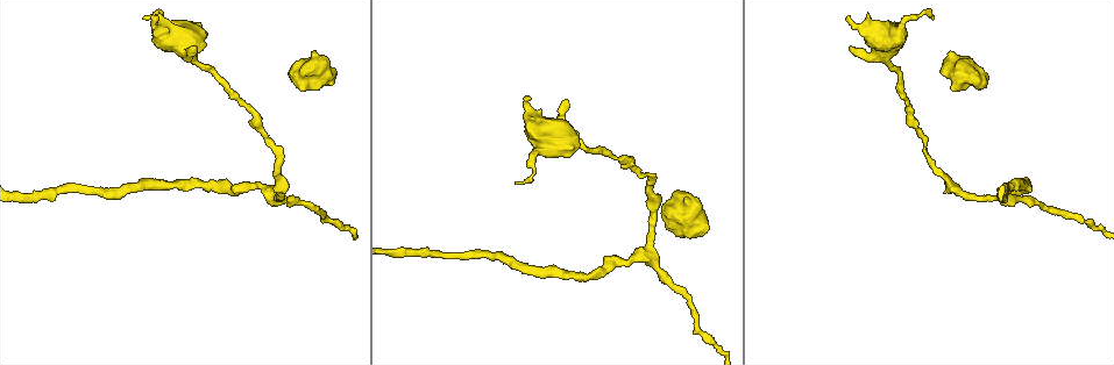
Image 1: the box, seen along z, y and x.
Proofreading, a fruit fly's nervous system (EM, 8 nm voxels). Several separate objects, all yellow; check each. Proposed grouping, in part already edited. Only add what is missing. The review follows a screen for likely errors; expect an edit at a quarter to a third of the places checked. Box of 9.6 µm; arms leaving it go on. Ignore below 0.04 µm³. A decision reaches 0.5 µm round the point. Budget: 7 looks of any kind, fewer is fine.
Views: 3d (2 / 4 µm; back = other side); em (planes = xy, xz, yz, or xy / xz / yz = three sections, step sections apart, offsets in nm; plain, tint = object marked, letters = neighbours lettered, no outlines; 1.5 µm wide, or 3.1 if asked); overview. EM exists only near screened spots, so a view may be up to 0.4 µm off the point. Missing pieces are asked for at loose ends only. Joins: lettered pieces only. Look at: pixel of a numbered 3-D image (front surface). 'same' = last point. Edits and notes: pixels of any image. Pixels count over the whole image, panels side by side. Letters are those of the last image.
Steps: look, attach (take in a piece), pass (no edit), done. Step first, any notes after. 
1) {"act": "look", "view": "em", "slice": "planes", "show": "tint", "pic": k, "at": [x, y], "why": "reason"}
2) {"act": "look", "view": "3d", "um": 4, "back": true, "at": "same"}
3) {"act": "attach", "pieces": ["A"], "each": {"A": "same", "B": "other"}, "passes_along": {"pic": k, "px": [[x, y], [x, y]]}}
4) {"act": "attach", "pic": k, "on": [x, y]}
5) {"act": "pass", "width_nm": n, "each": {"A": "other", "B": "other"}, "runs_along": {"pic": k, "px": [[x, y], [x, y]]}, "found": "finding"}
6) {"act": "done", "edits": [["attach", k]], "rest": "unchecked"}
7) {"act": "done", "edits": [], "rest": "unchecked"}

{"act": "look", "view": "em", "um": 3.1, "slice": "xy", "step": 16, "show": "letters", "pic": 1, "at": [684, 196], "why": "thick end"}

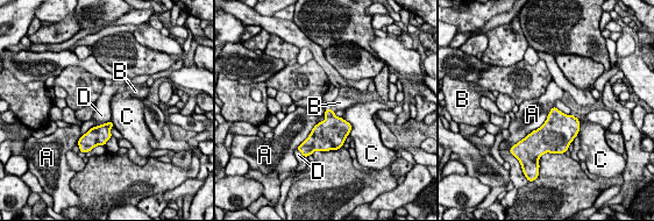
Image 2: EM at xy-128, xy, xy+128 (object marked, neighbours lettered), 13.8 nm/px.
{"act": "look", "view": "em", "um": 3.1, "slice": "yz", "step": 16, "show": "letters", "at": "same"}

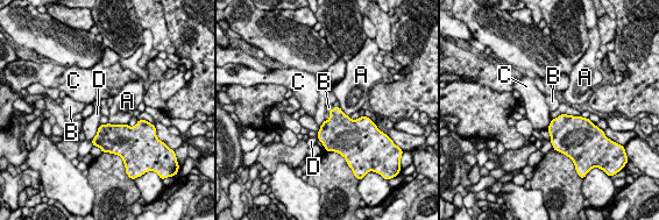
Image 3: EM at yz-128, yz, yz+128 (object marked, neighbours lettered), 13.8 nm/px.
{"act": "attach", "pieces": ["B"], "width_nm": 220, "each": {"A": "other", "B": "same", "C": "other", "D": "other"}, "passes_along": {"pic": 3, "px": [[339, 125], [331, 110], [328, 107]]}, "found": "it goes on there"}

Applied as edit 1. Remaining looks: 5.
{"act": "look", "view": "3d", "um": 2, "pic": 1, "at": [846, 19]}

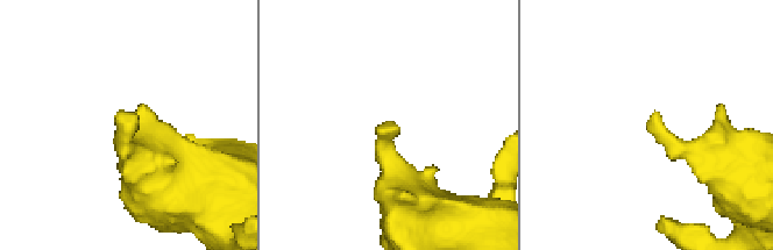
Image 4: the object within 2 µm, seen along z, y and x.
{"act": "look", "view": "em", "slice": "planes", "show": "letters", "pic": 4, "at": [380, 127]}

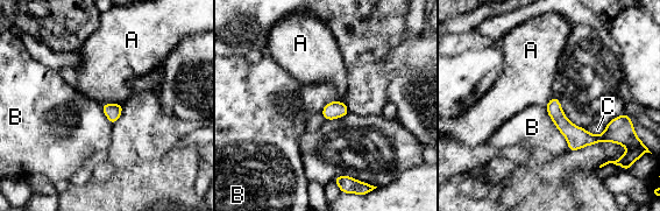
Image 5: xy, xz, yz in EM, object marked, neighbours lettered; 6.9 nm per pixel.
{"act": "pass", "longest_contact_nm": ["B", 340], "each": {"A": "other", "B": "other", "C": "other"}, "runs_along": {"pic": 5, "px": [[548, 107], [577, 138], [602, 138], [618, 120]]}, "found": "none of them fits"}

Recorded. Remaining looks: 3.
{"act": "done", "edits": [["attach", 3]], "rest": "unchecked"}

